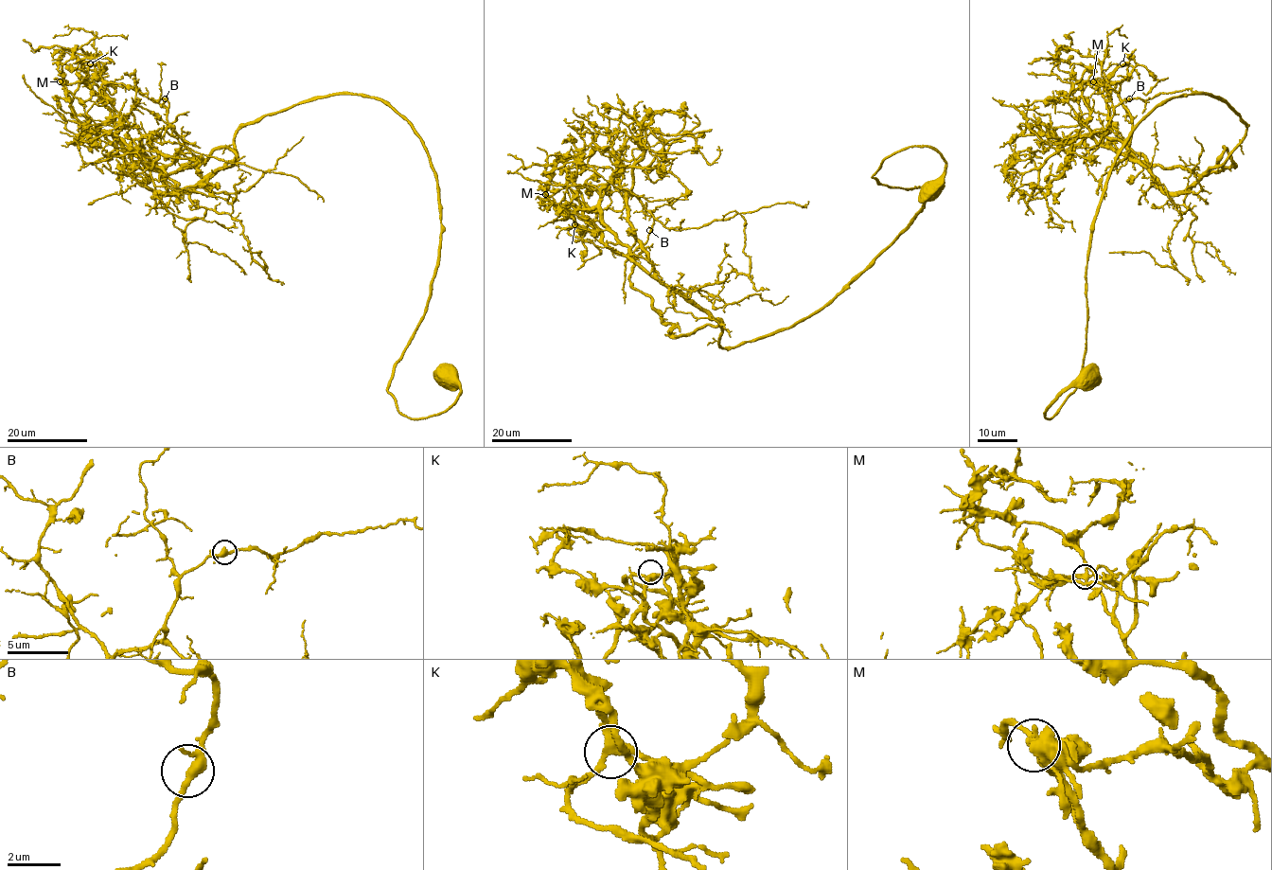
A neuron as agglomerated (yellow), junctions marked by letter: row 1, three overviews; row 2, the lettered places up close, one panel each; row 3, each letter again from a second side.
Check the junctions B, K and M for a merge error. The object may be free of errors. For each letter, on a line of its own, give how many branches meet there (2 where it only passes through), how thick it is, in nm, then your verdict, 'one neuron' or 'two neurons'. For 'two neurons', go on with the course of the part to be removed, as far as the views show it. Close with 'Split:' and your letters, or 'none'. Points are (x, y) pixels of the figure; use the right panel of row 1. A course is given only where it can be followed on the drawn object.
B: 3 branches meet; 280 nm thick; one neuron
K: 3 branches meet; 340 nm thick; one neuron
M: 3 branches meet; 280 nm thick; one neuron
Split: none

